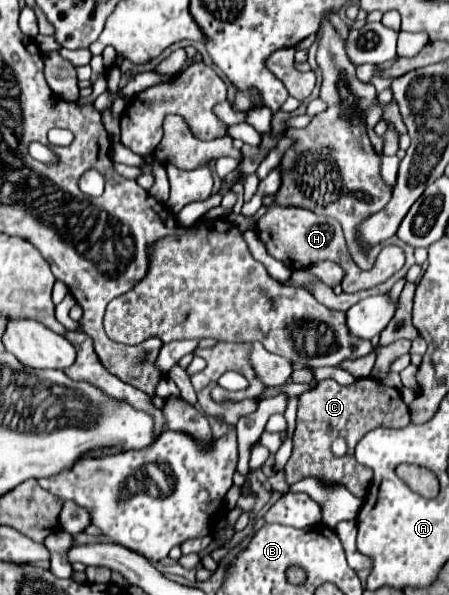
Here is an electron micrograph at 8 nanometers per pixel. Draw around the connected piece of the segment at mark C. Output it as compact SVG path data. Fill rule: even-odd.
M360 378L354 384L342 386L336 380L322 380L318 388L300 394L298 398L298 418L292 438L292 456L286 466L288 486L300 482L302 478L318 478L322 484L342 484L354 496L364 496L372 482L372 470L358 464L354 458L356 444L366 432L374 428L404 428L410 424L408 406L396 388L388 388L372 378ZM334 438L344 438L348 444L346 456L338 458L332 454L330 444Z

